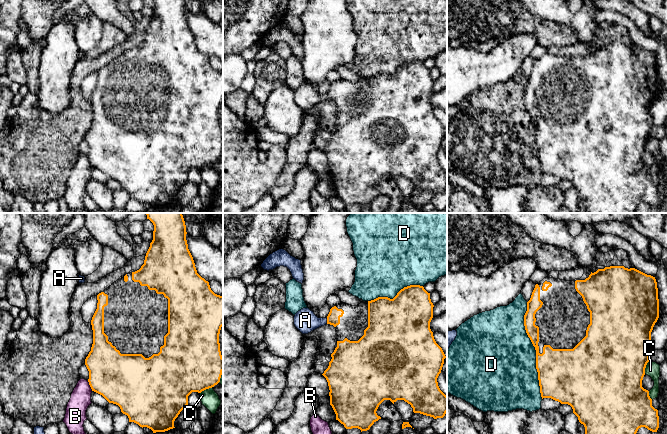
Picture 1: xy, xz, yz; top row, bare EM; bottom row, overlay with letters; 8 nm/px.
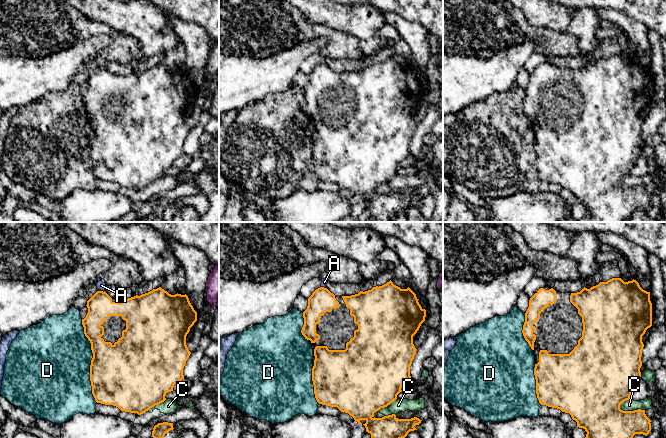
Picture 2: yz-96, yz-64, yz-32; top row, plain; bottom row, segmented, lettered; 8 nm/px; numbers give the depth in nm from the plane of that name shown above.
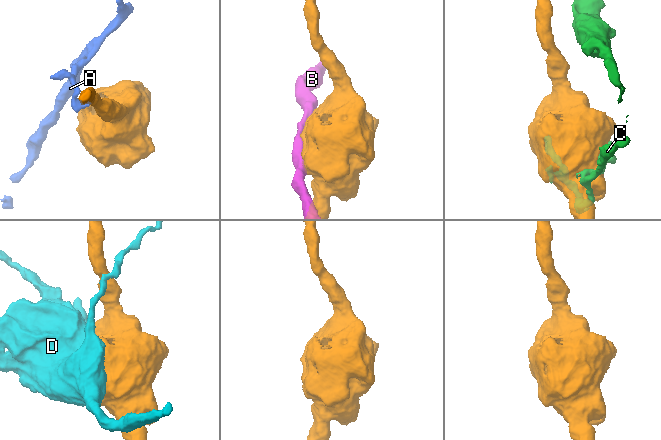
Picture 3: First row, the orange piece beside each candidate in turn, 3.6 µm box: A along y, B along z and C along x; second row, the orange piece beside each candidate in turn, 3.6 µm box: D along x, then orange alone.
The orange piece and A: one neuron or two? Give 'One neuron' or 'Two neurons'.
Two neurons

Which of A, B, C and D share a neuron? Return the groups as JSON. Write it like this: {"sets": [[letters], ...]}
{"sets": [["A"], ["B"], ["C"], ["D"]]}

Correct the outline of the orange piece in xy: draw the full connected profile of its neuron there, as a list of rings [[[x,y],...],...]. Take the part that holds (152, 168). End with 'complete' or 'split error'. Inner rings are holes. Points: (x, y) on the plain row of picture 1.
[[[153,0],[153,16],[146,29],[144,40],[135,48],[126,50],[103,68],[97,71],[97,85],[92,93],[93,120],[85,135],[89,147],[89,161],[92,167],[102,171],[109,179],[120,183],[121,188],[128,192],[129,198],[140,203],[147,203],[156,208],[165,208],[174,203],[174,197],[180,188],[188,182],[188,172],[192,168],[201,169],[220,158],[223,148],[223,133],[220,127],[219,110],[223,102],[223,72],[215,70],[209,58],[202,54],[196,46],[193,33],[188,25],[185,0]]]; split error

